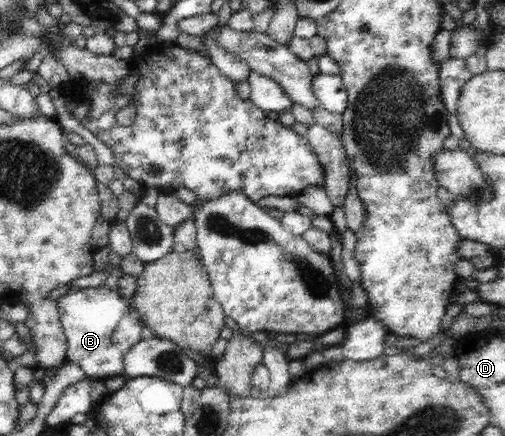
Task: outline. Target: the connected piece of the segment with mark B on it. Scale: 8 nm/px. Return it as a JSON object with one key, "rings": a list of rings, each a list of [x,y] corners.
{"rings":[[[96,286],[70,289],[56,301],[68,343],[66,359],[78,364],[86,377],[104,380],[123,375],[124,355],[146,337],[143,324],[132,315],[129,300],[108,287]]]}

